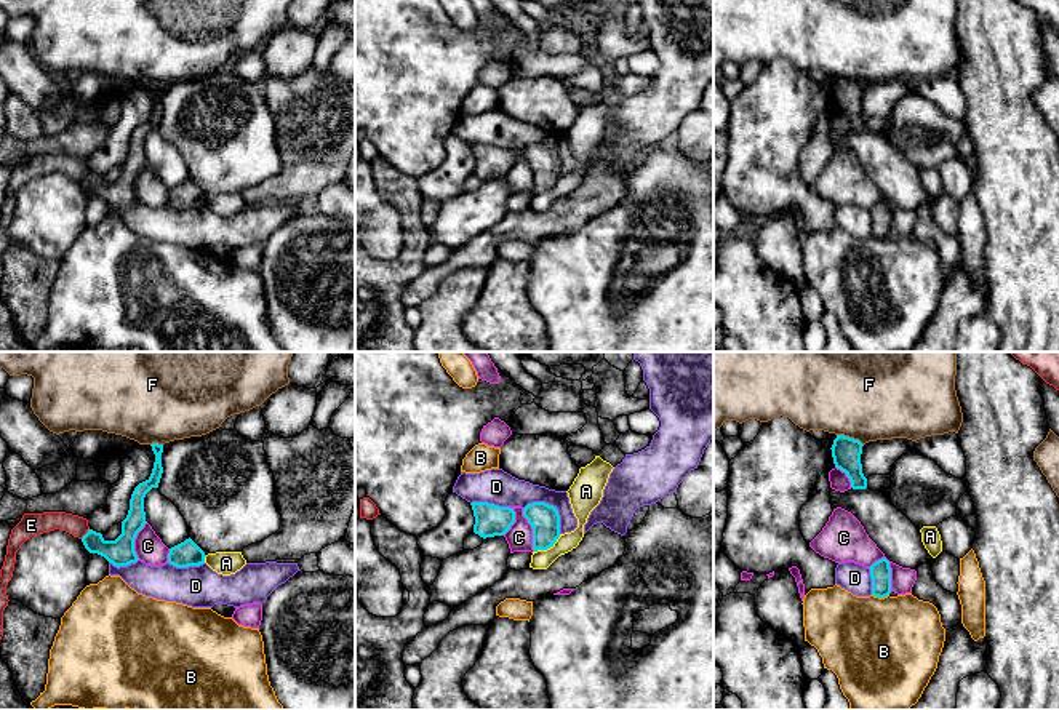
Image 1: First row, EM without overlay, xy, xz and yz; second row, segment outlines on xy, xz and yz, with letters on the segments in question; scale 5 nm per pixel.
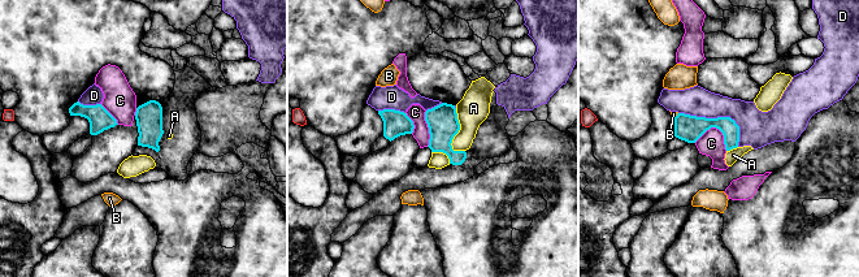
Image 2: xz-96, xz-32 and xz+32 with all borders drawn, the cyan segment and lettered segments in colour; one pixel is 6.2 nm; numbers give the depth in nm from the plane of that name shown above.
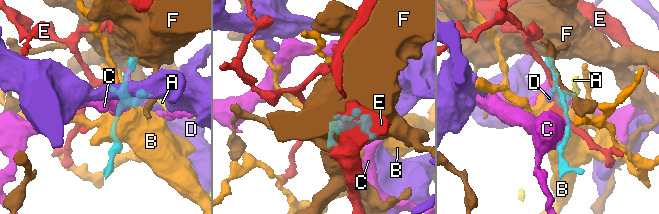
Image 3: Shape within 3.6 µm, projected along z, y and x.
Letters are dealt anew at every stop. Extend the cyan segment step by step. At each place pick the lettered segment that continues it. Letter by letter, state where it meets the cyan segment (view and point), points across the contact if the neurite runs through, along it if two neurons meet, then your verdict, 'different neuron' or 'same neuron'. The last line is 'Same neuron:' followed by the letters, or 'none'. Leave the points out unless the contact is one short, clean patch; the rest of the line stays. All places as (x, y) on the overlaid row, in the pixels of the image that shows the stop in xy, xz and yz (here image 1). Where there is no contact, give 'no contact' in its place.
A: meets cyan in xz at (547, 547); border along xz (560, 534), (549, 547), (535, 552); different neuron
B: meets cyan in yz at (880, 597); different neuron
C: meets cyan in yz at (890, 573); different neuron
D: meets cyan in xz at (552, 506); different neuron
E: meets cyan in xy at (87, 533); border along xy (88, 528), (80, 538); different neuron
F: meets cyan in yz at (848, 437); border along yz (837, 434), (853, 437), (863, 445); different neuron
Same neuron: none

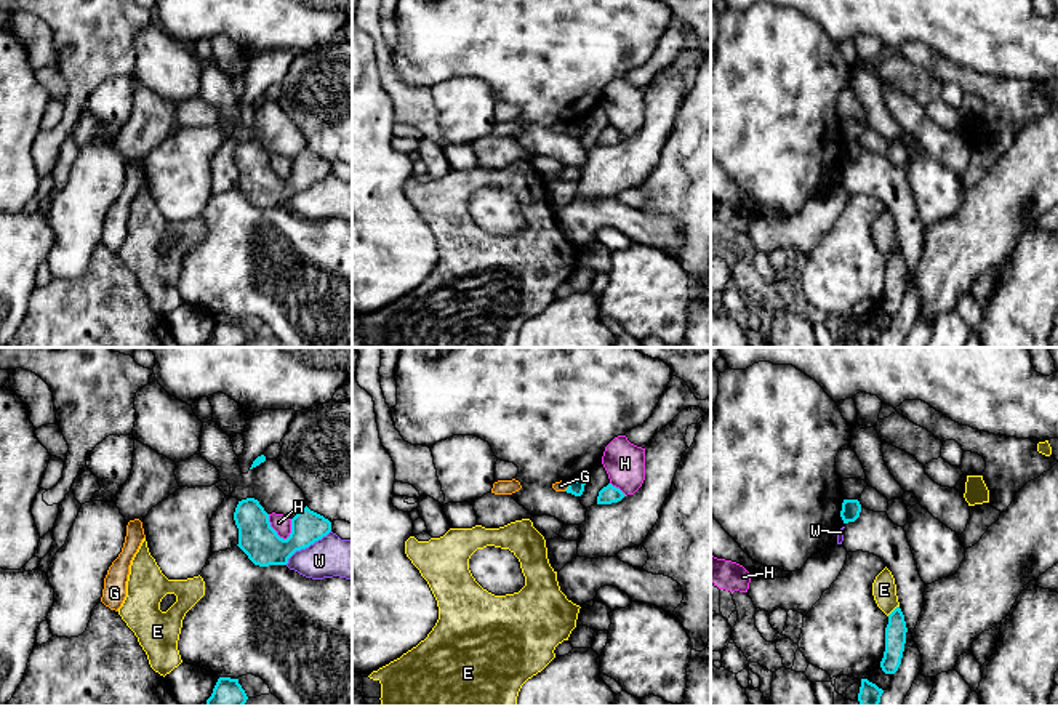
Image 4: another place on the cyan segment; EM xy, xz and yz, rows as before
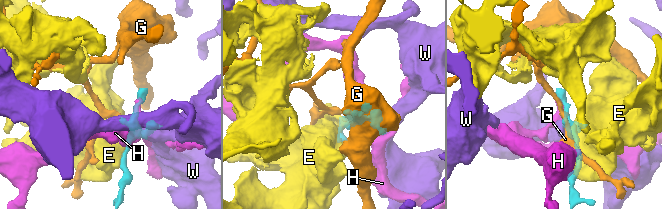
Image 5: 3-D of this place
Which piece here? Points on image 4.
E: meets cyan in yz at (893, 610); border along yz (898, 605), (887, 615); different neuron
G: meets cyan in xz at (569, 487); border along xz (569, 482), (564, 490); different neuron
H: meets cyan in xy at (272, 529); different neuron
W: meets cyan in xy at (306, 546); different neuron
Same neuron: none

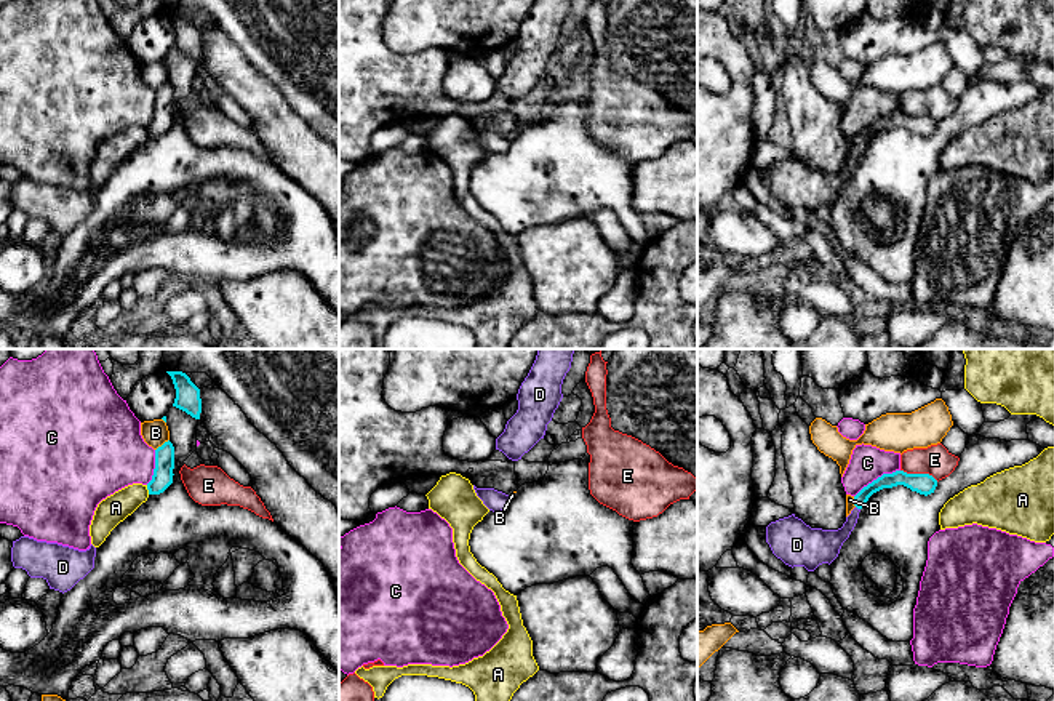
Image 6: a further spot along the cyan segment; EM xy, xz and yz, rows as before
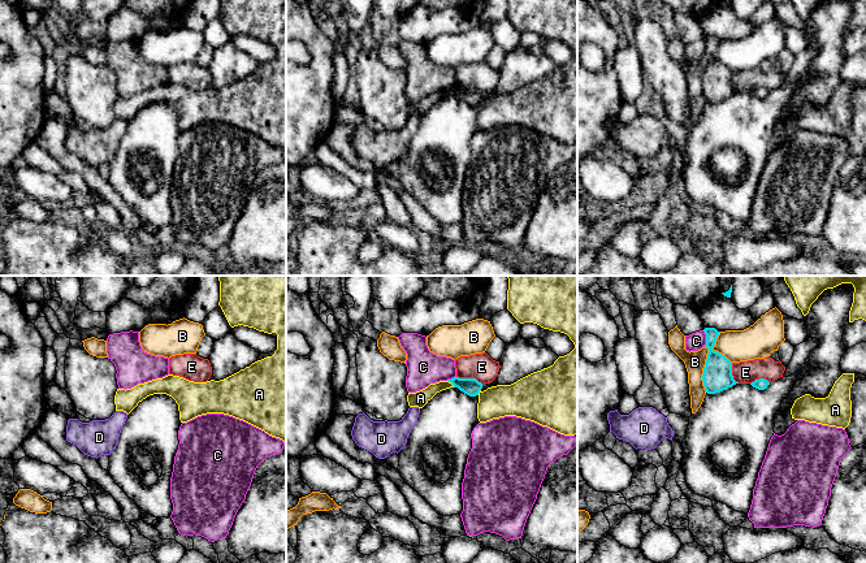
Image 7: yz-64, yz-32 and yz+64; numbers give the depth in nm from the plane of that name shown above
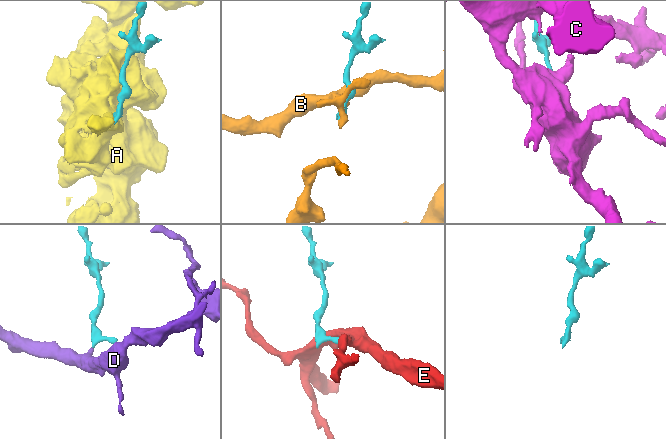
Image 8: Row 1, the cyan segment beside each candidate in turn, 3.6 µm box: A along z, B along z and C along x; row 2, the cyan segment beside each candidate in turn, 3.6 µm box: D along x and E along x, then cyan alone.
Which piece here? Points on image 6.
A: meets cyan in xy at (147, 488); border along xy (146, 485), (149, 493); different neuron
B: meets cyan in xy at (163, 444); border along xy (168, 439), (155, 450); different neuron
C: meets cyan in yz at (878, 477); different neuron
D: meets cyan in yz at (858, 508); runs through yz (886, 480), (872, 487), (858, 508), (851, 522), (824, 544); same neuron
E: meets cyan in yz at (920, 474); border along yz (901, 469), (931, 474), (938, 480); different neuron
Same neuron: D

